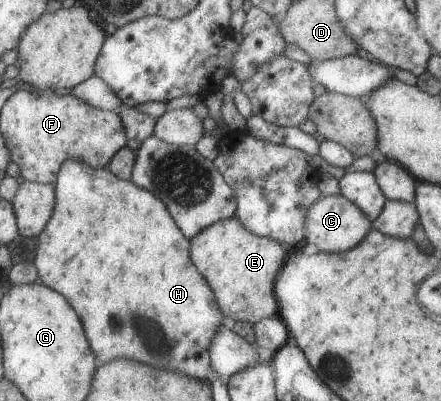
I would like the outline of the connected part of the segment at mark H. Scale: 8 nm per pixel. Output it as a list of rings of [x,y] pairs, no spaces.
[[[70,158],[62,163],[57,175],[55,196],[54,213],[39,235],[38,250],[33,262],[39,273],[39,281],[64,295],[68,303],[74,308],[74,311],[80,316],[88,343],[91,345],[98,363],[105,364],[112,361],[112,359],[116,359],[116,357],[126,357],[126,359],[134,359],[138,363],[152,365],[156,369],[178,372],[189,378],[192,377],[192,379],[197,379],[205,384],[210,383],[211,385],[212,381],[217,377],[217,371],[212,367],[209,347],[219,327],[224,324],[230,324],[229,319],[223,314],[212,288],[198,271],[190,257],[190,240],[186,239],[182,231],[176,227],[174,218],[170,215],[164,203],[153,193],[138,187],[134,182],[118,179],[116,175],[106,168],[96,169]]]

